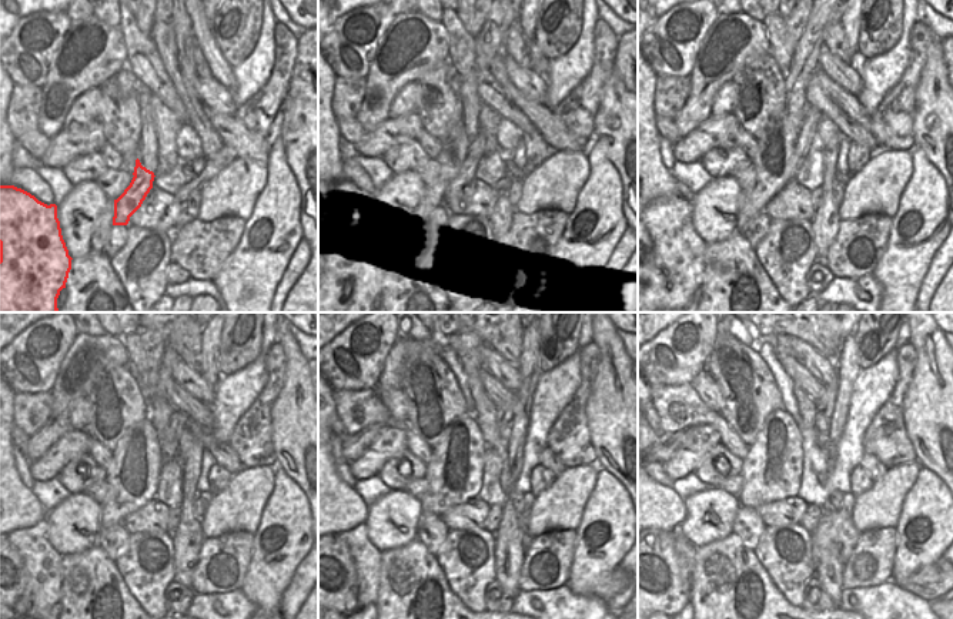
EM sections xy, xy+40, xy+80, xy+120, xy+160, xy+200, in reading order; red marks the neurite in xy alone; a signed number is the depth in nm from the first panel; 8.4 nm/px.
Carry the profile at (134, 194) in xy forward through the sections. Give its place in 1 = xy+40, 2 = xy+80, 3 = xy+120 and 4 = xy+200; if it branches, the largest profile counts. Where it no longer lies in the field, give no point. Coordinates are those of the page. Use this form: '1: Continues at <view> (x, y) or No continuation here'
1: Continues at xy+40 (467, 174)
2: Continues at xy+80 (806, 137)
3: Continues at xy+120 (170, 422)
4: Continues at xy+200 (808, 408)

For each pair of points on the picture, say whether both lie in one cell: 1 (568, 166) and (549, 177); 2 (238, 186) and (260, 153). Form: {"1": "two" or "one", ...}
{"1": "one", "2": "two"}

